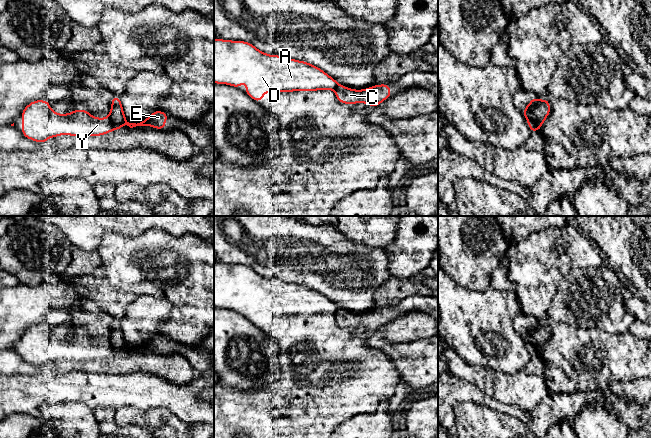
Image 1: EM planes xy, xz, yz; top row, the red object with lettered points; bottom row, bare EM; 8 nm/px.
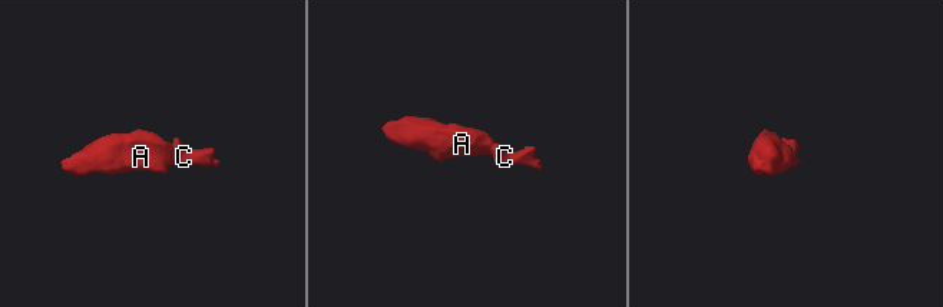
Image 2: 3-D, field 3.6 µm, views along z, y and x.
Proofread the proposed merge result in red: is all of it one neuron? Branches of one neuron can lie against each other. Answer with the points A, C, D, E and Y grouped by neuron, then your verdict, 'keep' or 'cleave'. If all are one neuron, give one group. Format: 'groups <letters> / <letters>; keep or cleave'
groups A D Y / C E; cleave

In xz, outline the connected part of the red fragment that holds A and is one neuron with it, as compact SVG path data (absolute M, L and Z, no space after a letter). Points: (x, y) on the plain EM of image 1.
M214 263L214 307L239 312L242 310L243 303L246 304L245 317L256 326L262 325L266 316L335 314L338 309L338 306L326 296L308 286L289 283L280 279L269 279L246 265Z

